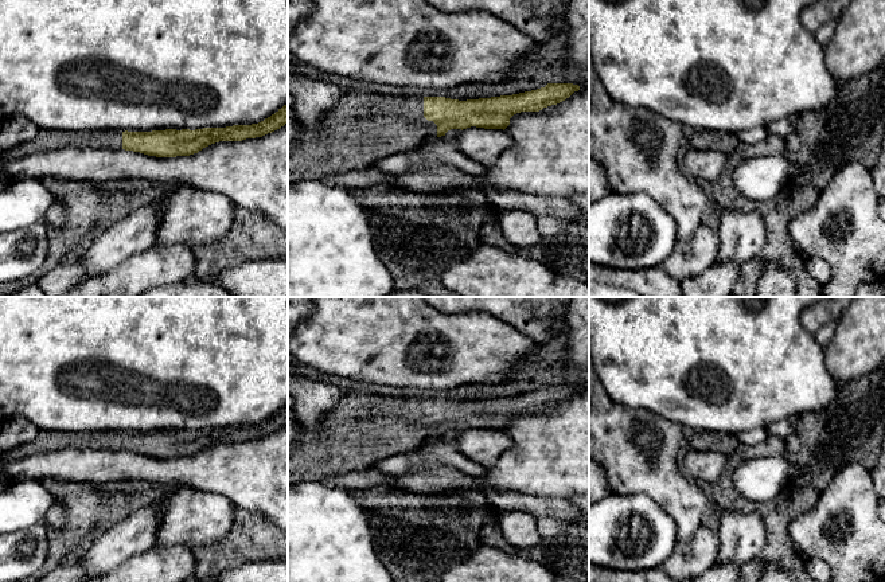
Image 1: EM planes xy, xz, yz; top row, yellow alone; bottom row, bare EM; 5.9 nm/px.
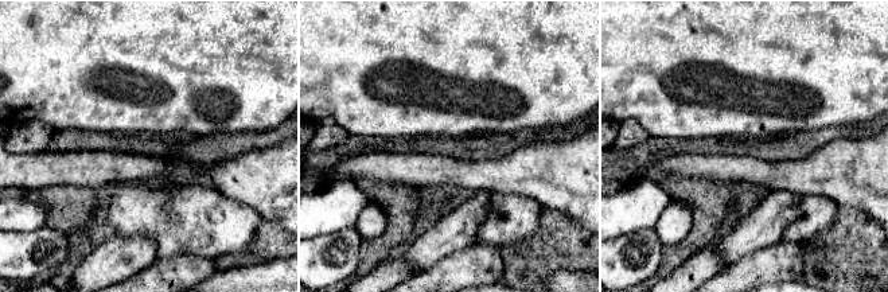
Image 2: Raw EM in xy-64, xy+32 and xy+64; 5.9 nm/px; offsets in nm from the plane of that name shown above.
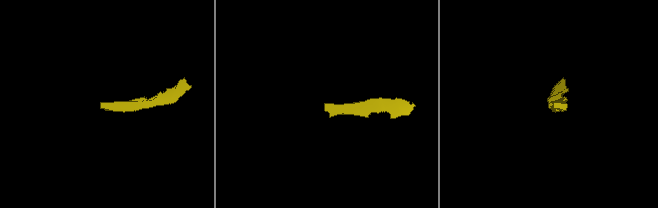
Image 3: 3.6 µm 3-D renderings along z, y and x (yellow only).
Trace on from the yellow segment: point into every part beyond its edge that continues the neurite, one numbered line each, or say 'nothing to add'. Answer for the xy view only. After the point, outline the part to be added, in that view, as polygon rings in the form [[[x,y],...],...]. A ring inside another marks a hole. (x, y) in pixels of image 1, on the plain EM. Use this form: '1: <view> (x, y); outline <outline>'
1: xy (46, 440); outline [[[40,430],[36,438],[19,449],[0,452],[4,458],[19,458],[32,453],[46,453],[65,448],[87,448],[95,450],[122,450],[121,431],[50,431]]]

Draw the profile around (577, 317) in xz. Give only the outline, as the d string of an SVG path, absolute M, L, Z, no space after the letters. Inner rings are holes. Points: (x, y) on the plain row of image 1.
M569 297L566 332L568 359L574 366L589 370L589 297Z

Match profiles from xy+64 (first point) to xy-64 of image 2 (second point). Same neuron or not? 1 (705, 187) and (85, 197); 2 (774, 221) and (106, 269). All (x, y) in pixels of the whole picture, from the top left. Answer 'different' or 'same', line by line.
1: same
2: same

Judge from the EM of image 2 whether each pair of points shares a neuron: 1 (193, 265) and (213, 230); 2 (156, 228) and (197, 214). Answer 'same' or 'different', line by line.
1: different
2: same

